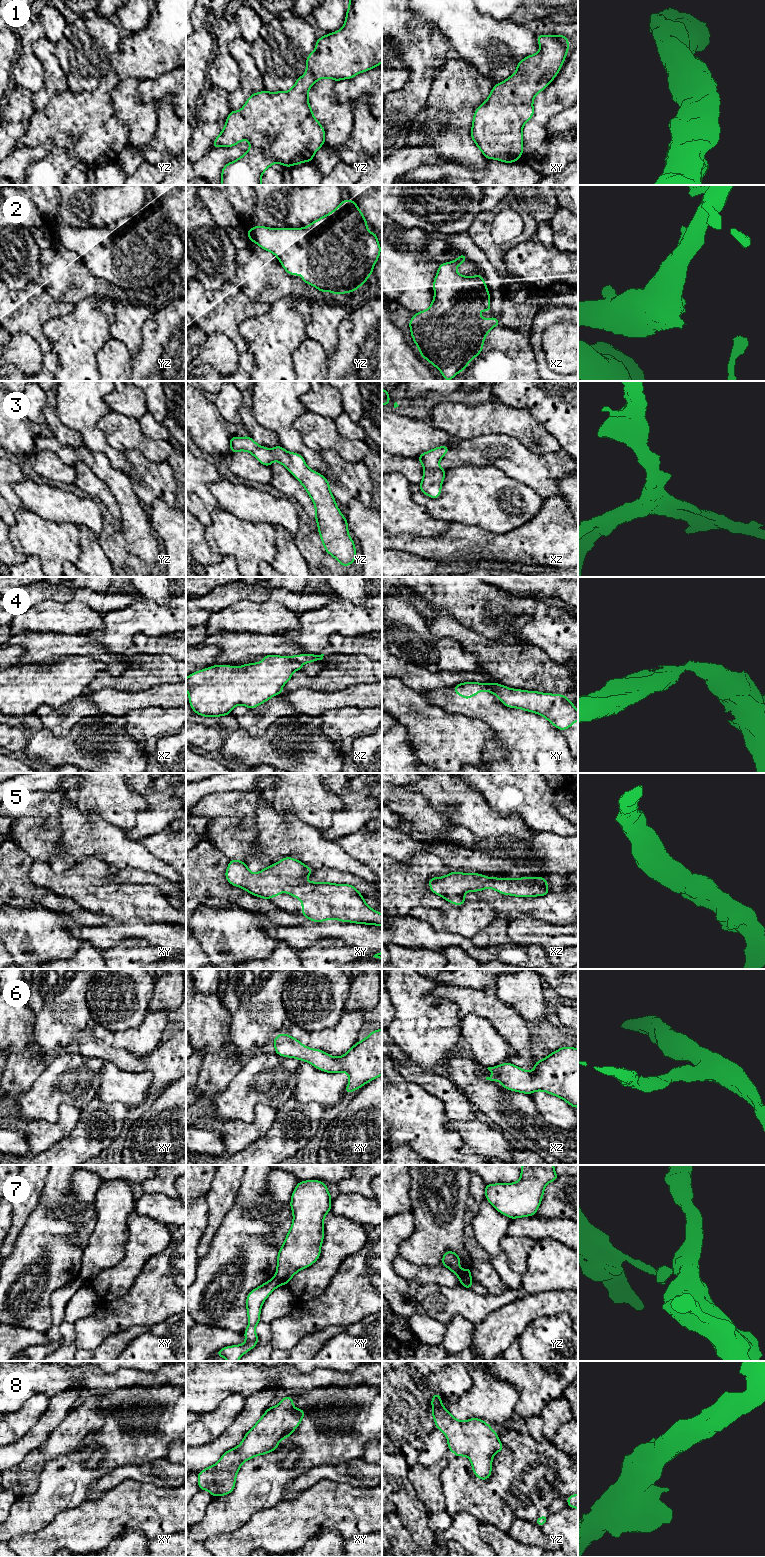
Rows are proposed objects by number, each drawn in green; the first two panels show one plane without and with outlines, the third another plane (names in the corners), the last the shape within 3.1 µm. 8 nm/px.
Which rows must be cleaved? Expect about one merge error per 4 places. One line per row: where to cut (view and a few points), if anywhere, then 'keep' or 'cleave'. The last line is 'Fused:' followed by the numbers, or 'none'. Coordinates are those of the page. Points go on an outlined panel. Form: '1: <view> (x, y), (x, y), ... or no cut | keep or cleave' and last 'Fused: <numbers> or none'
1: no cut | keep
2: no cut | keep
3: no cut | keep
4: xz (290, 657), (301, 664) | cleave
5: no cut | keep
6: no cut | keep
7: yz (470, 1277), (461, 1280) | cleave
8: no cut | keep
Fused: 4, 7

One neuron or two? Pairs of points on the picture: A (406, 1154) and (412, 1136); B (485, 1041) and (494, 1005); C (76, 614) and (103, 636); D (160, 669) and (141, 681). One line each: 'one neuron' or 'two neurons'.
A: two neurons
B: two neurons
C: two neurons
D: one neuron

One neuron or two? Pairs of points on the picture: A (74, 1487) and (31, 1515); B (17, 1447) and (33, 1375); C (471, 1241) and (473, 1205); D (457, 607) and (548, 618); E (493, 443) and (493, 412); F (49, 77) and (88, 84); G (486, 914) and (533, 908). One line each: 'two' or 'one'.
A: one
B: two
C: one
D: one
E: two
F: two
G: two

